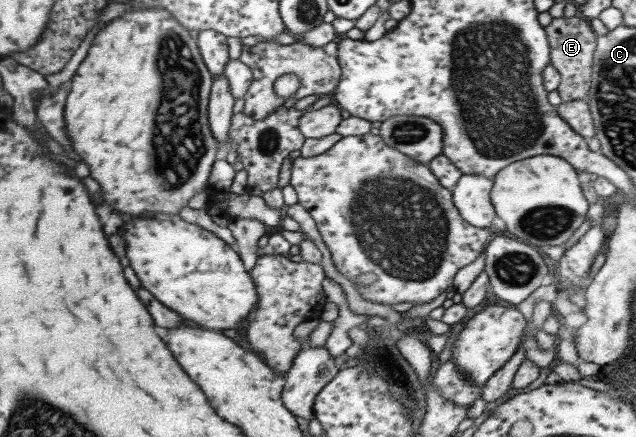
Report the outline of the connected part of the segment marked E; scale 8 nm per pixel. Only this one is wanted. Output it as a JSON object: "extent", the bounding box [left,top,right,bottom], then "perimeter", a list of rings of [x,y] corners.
{"extent":[544,16,596,102],"perimeter":[[[581,16],[552,18],[544,26],[549,47],[549,65],[560,76],[556,91],[562,102],[585,99],[590,87],[590,66],[596,47],[596,34],[591,30],[588,20]]]}

